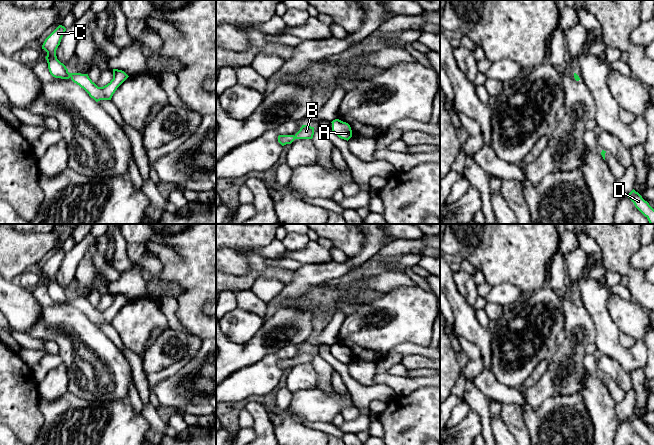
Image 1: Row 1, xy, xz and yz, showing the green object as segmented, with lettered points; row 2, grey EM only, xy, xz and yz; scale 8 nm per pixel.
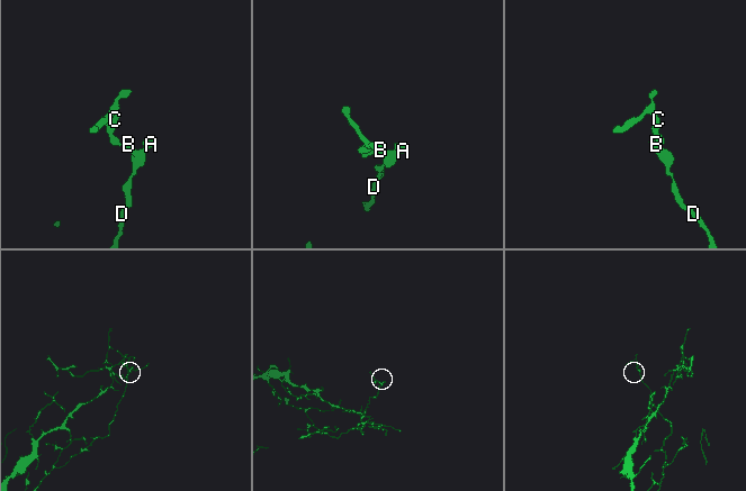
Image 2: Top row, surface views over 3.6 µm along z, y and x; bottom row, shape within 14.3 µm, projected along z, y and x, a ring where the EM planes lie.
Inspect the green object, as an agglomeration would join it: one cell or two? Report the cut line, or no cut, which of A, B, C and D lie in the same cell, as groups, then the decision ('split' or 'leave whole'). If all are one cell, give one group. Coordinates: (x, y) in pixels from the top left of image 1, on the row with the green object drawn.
no cut | A B C D | leave whole

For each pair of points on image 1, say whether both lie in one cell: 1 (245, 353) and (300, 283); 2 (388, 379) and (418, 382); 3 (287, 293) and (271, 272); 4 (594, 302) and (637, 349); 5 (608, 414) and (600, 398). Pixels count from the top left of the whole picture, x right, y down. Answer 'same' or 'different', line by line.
1: different
2: same
3: different
4: same
5: same

